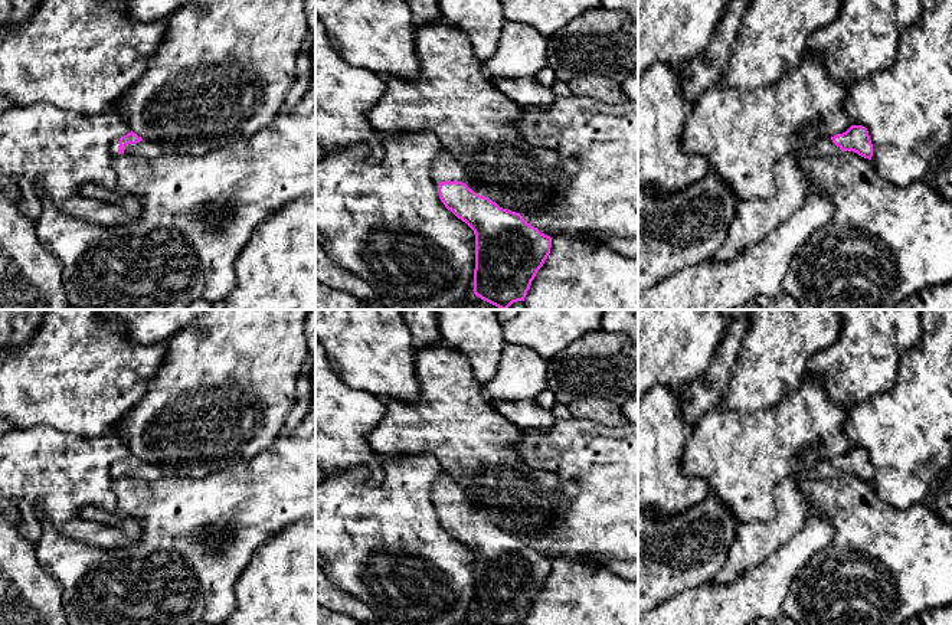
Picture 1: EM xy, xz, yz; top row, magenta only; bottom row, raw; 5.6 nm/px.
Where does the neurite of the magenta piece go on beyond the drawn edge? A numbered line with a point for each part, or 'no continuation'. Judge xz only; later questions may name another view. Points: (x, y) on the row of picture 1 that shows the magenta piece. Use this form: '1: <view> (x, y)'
1: xz (445, 166)

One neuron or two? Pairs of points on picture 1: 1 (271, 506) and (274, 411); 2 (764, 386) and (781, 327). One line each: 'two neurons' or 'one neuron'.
1: two neurons
2: one neuron

